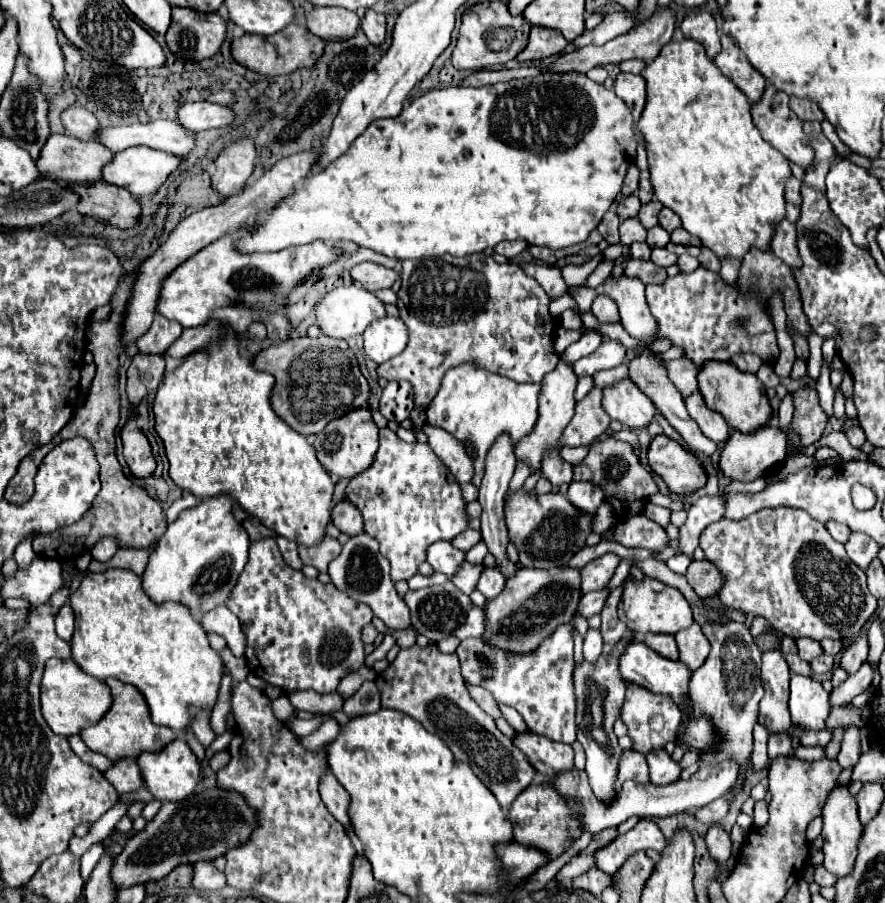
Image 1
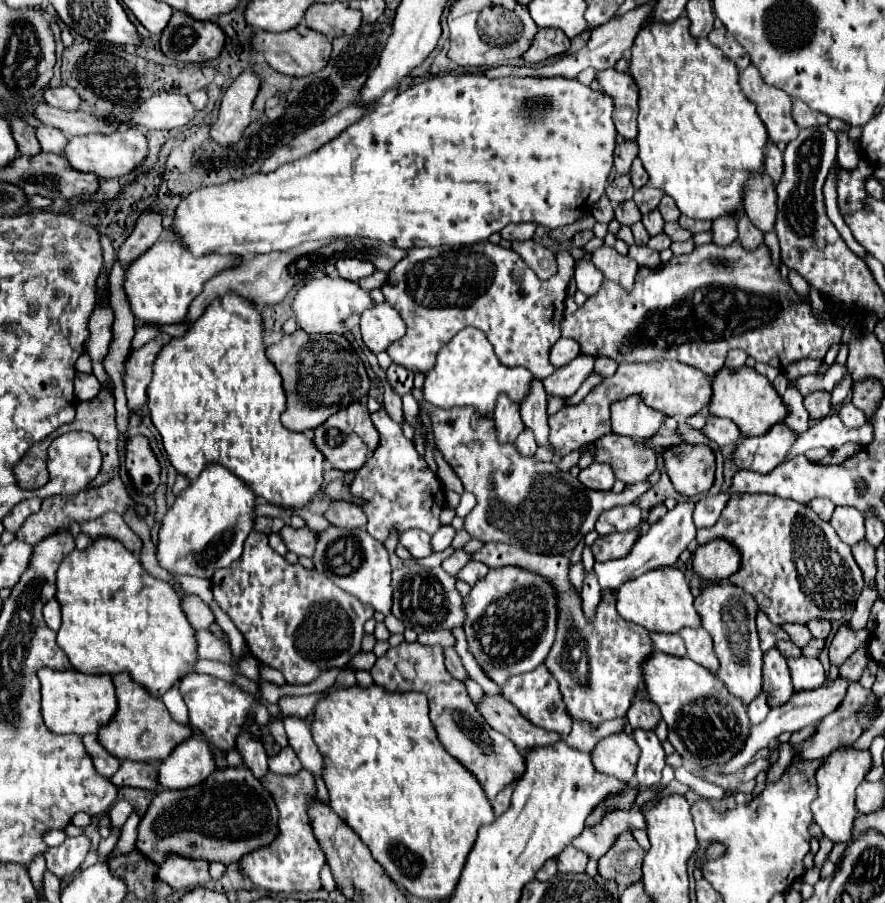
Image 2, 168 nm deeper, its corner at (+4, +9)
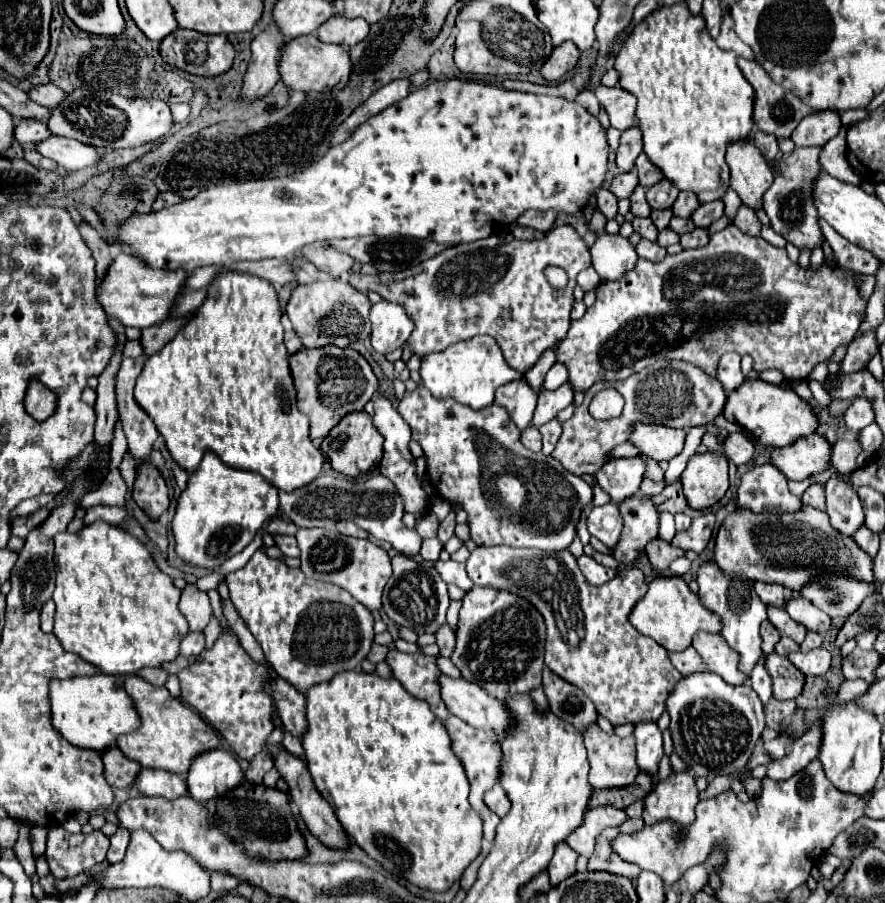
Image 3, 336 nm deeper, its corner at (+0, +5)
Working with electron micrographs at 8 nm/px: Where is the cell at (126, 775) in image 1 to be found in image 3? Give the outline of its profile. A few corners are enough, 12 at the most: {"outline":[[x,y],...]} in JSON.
{"outline":[[142,770],[136,788],[144,796],[176,800],[186,780],[168,770]]}

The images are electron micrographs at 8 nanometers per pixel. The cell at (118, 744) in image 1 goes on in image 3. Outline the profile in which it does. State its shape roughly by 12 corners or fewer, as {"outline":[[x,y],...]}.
{"outline":[[138,676],[124,686],[142,718],[120,750],[144,768],[188,774],[220,746],[182,700]]}

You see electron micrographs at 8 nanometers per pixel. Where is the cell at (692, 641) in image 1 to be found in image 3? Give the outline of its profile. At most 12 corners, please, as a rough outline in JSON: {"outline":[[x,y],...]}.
{"outline":[[698,632],[692,646],[708,670],[728,684],[742,686],[748,676],[740,656],[720,634]]}

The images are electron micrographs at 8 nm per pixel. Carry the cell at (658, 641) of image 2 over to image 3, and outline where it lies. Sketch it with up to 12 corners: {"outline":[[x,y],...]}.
{"outline":[[694,648],[672,652],[670,660],[682,676],[704,672],[706,664]]}

